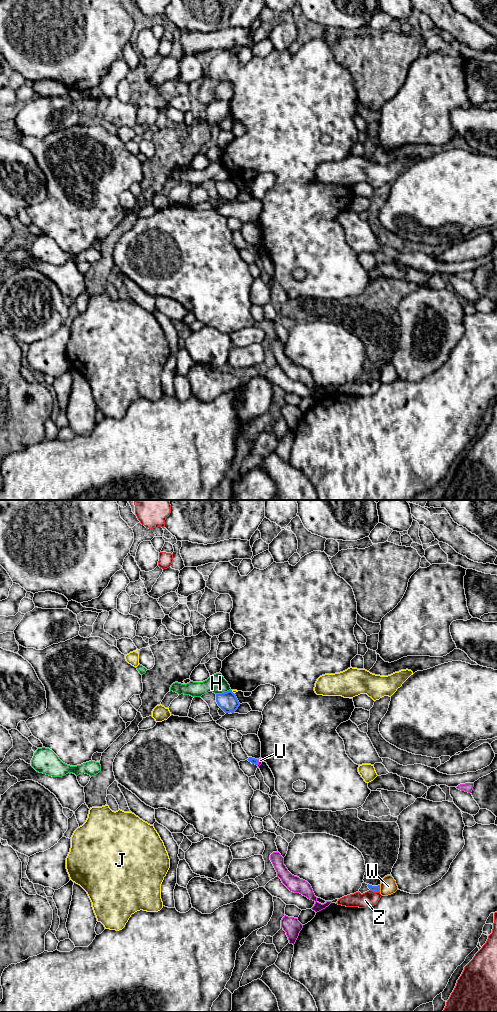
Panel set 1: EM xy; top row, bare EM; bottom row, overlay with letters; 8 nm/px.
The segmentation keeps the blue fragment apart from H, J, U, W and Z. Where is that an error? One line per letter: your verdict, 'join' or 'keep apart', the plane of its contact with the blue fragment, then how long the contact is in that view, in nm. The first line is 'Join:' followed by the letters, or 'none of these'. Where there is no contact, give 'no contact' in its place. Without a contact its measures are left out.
Join: none of these
H: keep apart; contact in xy; length 130 nm
J: keep apart; contact in xy; length 40 nm
U: keep apart; contact in xy; length 60 nm
W: keep apart; contact in xy; length 60 nm
Z: keep apart; contact in xy; length 80 nm

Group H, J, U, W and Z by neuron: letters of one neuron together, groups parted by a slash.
H / J / U / W / Z

